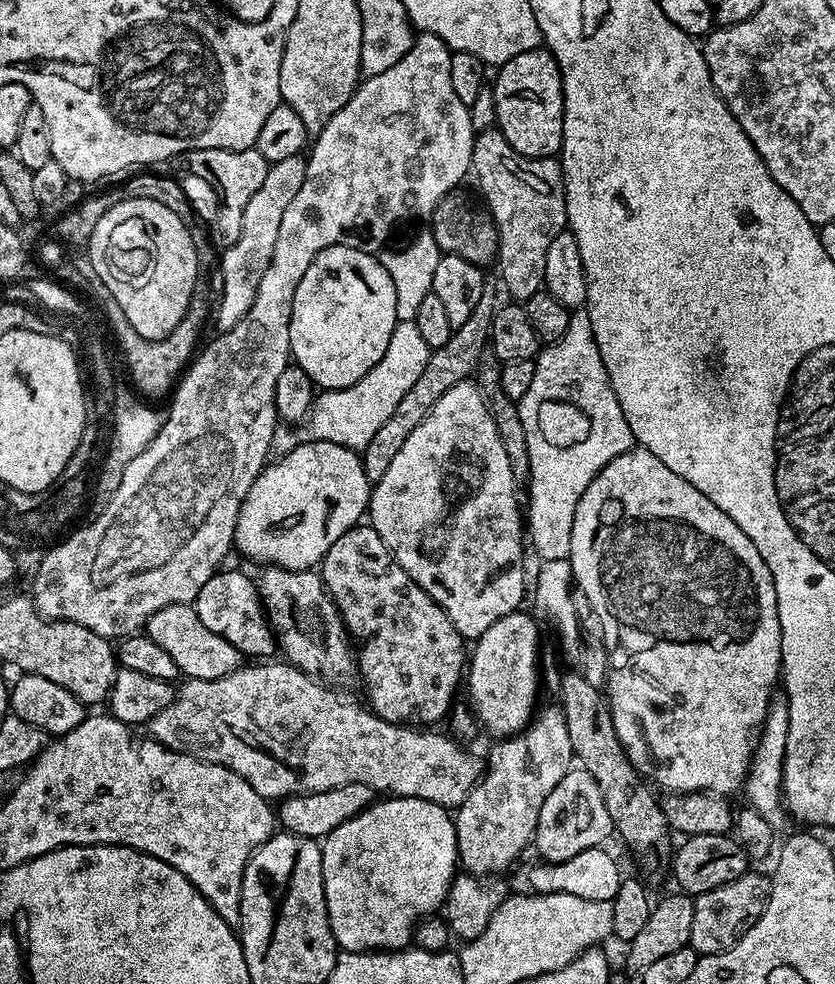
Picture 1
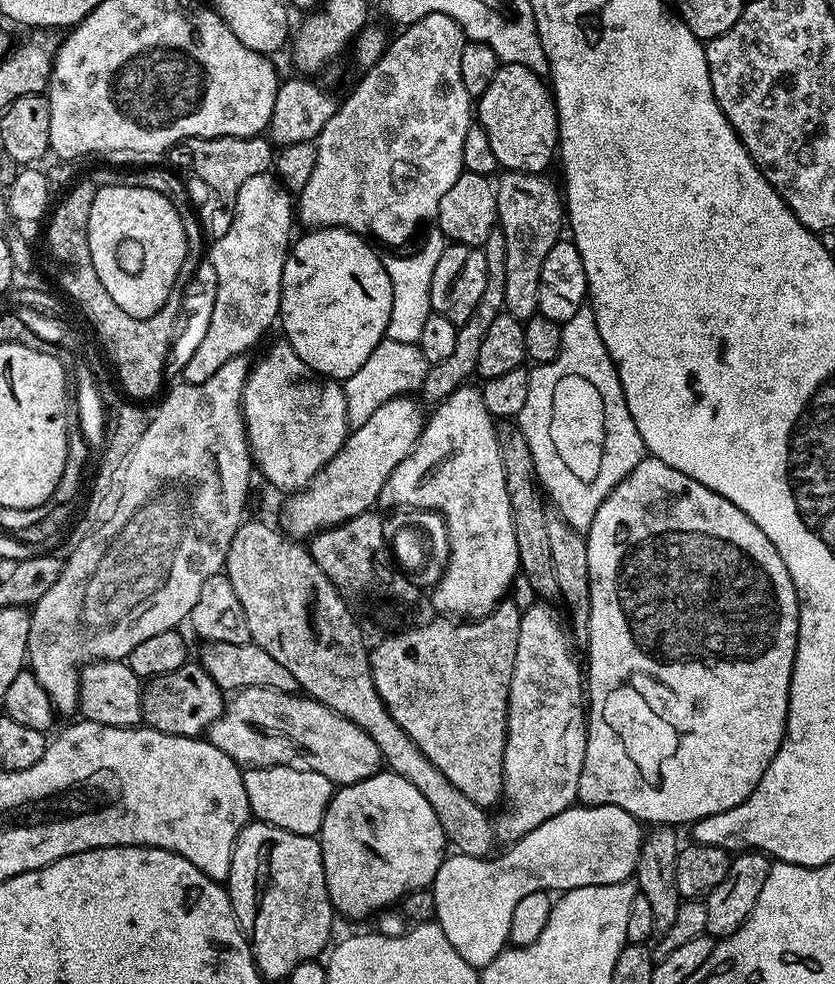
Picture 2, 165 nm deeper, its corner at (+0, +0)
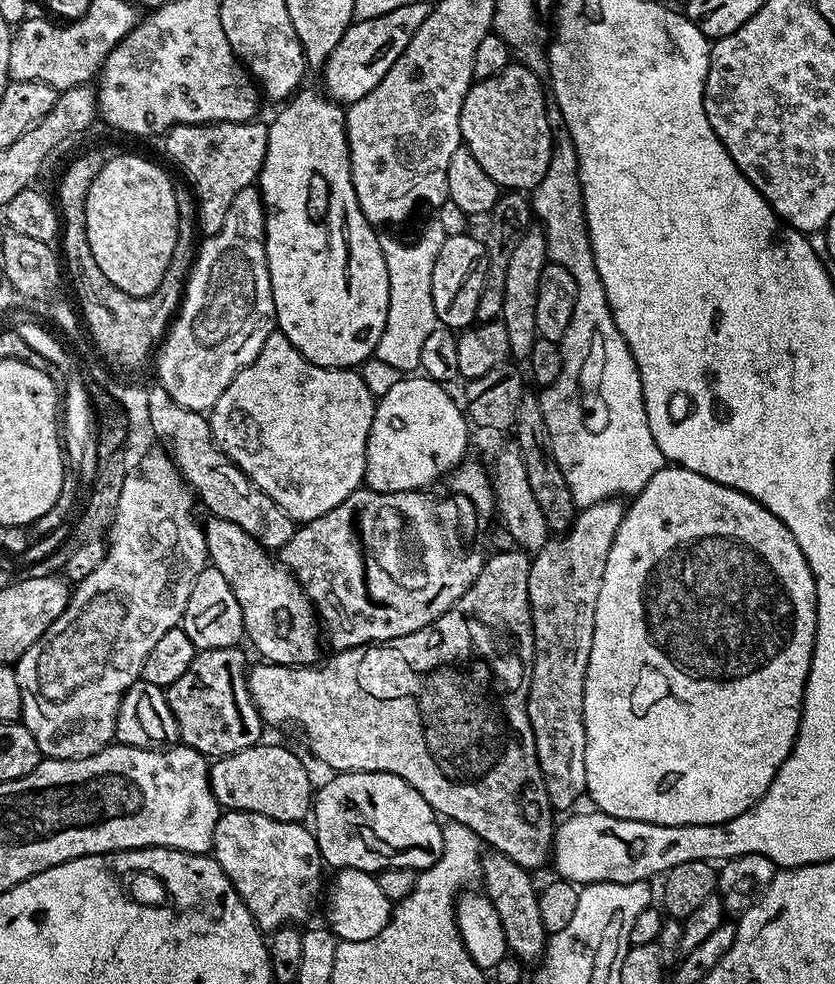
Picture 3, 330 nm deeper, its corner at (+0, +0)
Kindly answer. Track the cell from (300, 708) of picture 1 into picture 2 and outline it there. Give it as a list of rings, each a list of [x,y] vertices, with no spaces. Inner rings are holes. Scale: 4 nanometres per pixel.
[[[241,688],[225,703],[222,715],[208,727],[206,738],[241,766],[290,766],[294,770],[317,771],[336,786],[357,784],[382,768],[378,746],[366,730],[307,694],[273,688]]]

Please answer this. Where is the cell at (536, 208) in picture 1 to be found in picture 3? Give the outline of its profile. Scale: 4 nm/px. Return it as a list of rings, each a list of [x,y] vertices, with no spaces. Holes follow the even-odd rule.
[[[543,227],[528,228],[526,234],[522,234],[522,242],[514,246],[514,254],[510,254],[510,266],[506,266],[506,298],[499,315],[506,326],[513,357],[526,358],[530,350],[534,350],[534,342],[538,339],[538,278],[542,278],[542,270],[549,262]]]

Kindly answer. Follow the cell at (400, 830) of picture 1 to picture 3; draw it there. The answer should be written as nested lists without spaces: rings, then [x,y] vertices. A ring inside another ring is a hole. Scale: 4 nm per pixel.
[[[341,772],[319,785],[314,796],[314,835],[320,847],[320,858],[329,869],[353,868],[370,873],[387,868],[415,868],[434,866],[444,849],[444,830],[436,811],[402,778],[389,772]]]

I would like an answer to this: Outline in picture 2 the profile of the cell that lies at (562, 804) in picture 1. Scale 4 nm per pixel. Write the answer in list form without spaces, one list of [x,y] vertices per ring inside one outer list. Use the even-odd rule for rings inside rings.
[[[651,454],[645,455],[644,459],[638,462],[638,466],[634,466],[634,470],[630,470],[630,474],[626,474],[626,478],[622,478],[622,482],[618,482],[618,486],[614,486],[610,490],[610,494],[602,502],[602,506],[598,506],[598,514],[594,514],[594,522],[590,522],[590,530],[586,534],[586,539],[588,541],[586,554],[590,557],[590,622],[588,623],[586,647],[592,651],[592,673],[589,671],[586,676],[588,741],[586,742],[586,758],[582,762],[582,778],[578,778],[579,803],[594,808],[621,808],[635,820],[648,826],[681,826],[680,824],[688,826],[697,820],[725,812],[742,804],[744,799],[756,789],[756,784],[762,778],[766,766],[770,766],[774,754],[780,748],[780,743],[784,741],[784,727],[788,725],[788,695],[792,685],[792,663],[796,657],[796,647],[798,646],[800,603],[798,594],[794,590],[794,582],[790,578],[790,570],[786,570],[786,562],[782,562],[782,554],[778,554],[778,550],[774,550],[774,542],[770,542],[770,538],[766,538],[762,534],[762,530],[758,530],[758,526],[754,526],[754,522],[750,522],[750,518],[746,518],[746,514],[742,514],[742,510],[738,510],[738,506],[734,506],[734,502],[722,498],[722,494],[702,486],[702,482],[690,478],[684,472],[674,470],[674,466],[662,462],[657,456]]]

